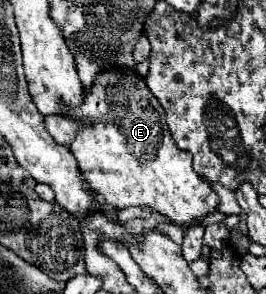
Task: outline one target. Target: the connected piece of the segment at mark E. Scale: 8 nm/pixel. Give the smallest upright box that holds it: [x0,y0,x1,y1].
[67,67,219,225]

